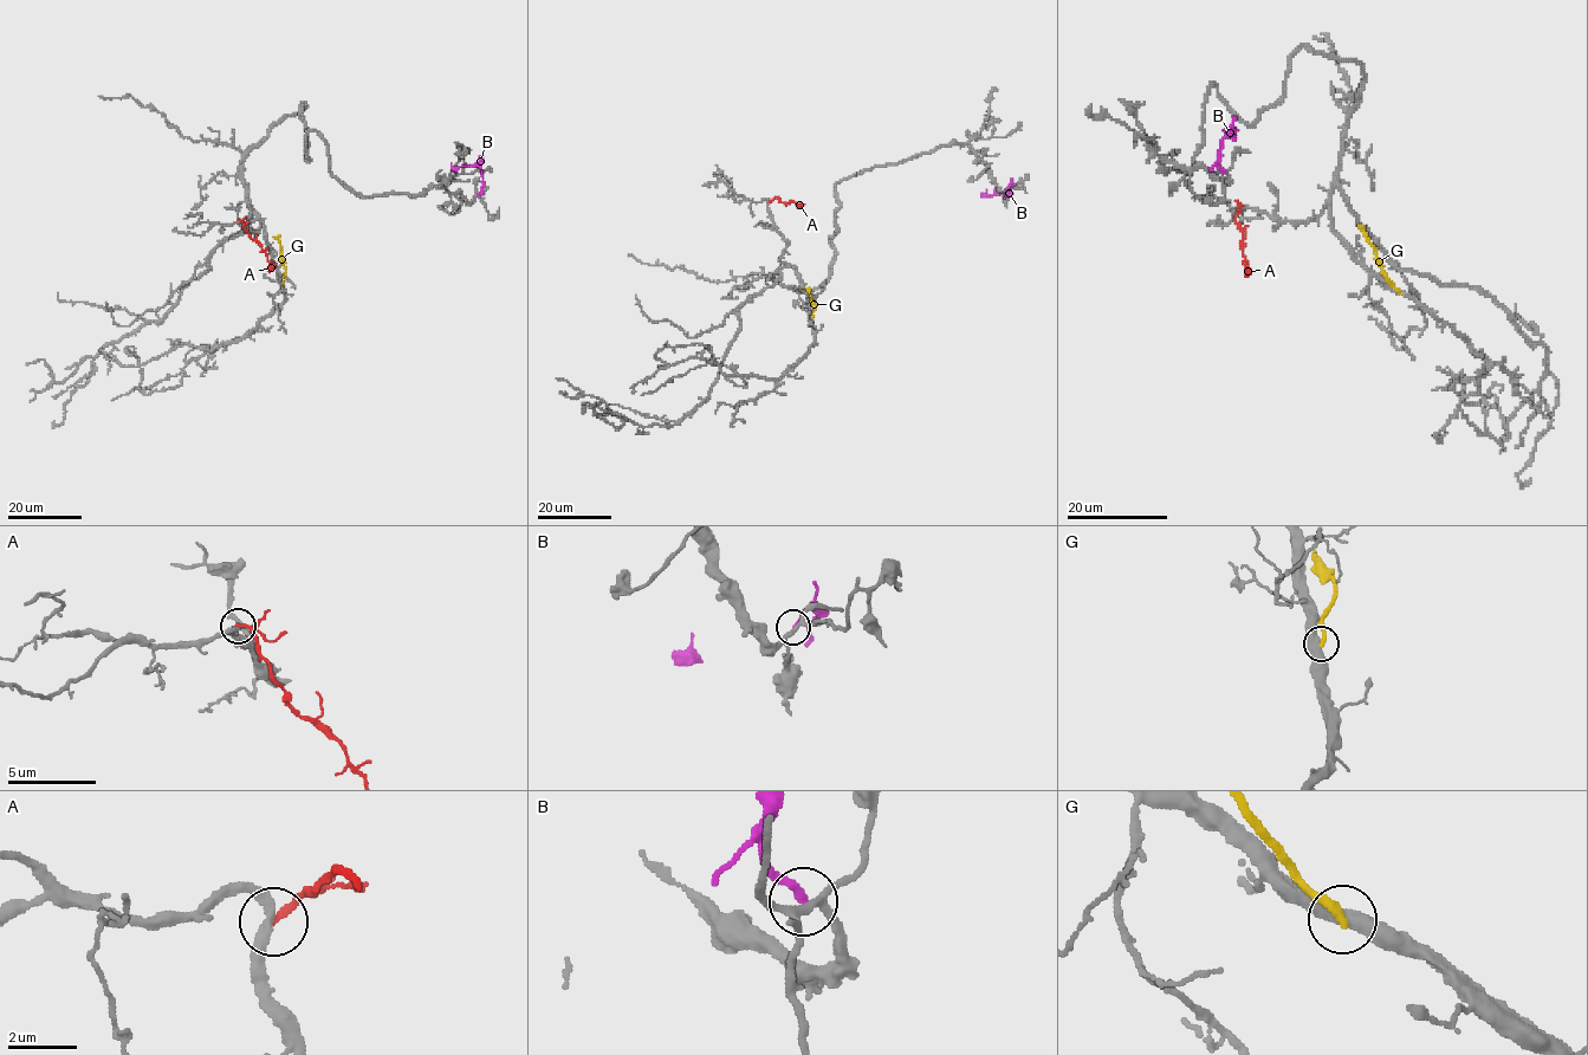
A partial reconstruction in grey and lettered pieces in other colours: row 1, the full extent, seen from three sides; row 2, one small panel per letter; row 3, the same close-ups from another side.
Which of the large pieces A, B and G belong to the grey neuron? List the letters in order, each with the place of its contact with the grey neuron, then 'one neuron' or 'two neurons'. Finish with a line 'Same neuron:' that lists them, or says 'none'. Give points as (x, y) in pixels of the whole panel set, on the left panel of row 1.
A: meets grey at (239, 220); two neurons
B: meets grey at (477, 195); two neurons
G: meets grey at (283, 284); two neurons
Same neuron: none

